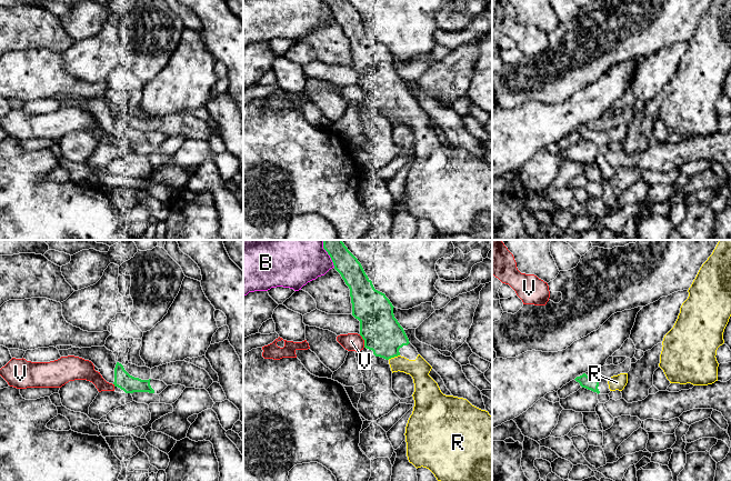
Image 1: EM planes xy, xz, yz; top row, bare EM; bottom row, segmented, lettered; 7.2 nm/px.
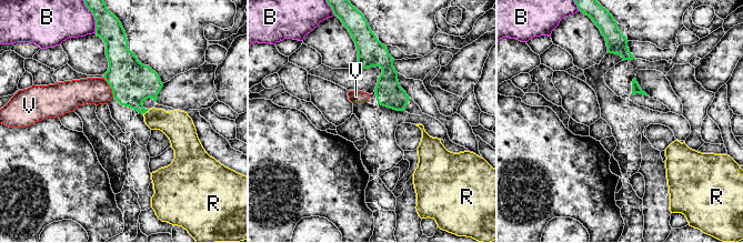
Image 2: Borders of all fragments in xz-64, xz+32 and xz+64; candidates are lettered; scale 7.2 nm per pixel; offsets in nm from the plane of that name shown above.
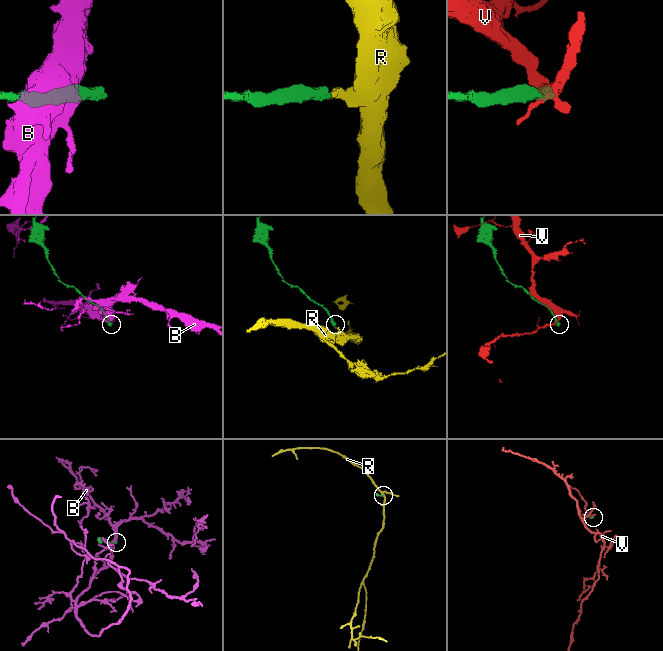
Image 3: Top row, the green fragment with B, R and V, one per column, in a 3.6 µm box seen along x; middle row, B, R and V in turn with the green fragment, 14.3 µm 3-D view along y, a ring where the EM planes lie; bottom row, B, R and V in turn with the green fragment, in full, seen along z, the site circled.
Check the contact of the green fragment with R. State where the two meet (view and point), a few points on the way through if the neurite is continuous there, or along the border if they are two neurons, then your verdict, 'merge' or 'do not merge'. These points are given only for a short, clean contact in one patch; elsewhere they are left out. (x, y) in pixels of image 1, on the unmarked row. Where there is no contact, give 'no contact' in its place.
contact xz (393, 108); way xz (382, 84), (384, 93), (393, 108), (402, 116), (419, 120); merge

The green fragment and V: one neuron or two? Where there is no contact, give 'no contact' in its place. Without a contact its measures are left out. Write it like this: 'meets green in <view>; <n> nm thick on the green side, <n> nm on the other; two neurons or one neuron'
meets green in xz; 280 nm thick on the green side, 130 nm on the other; two neurons

